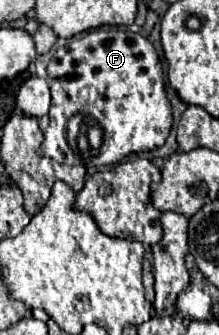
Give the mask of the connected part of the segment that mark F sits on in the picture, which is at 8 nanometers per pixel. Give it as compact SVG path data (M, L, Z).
M118 27L92 29L72 37L60 47L46 67L46 81L50 87L50 125L44 133L38 153L58 163L102 167L114 165L130 153L152 151L162 147L170 127L172 111L164 93L164 73L158 61L154 45L140 33L132 33Z

